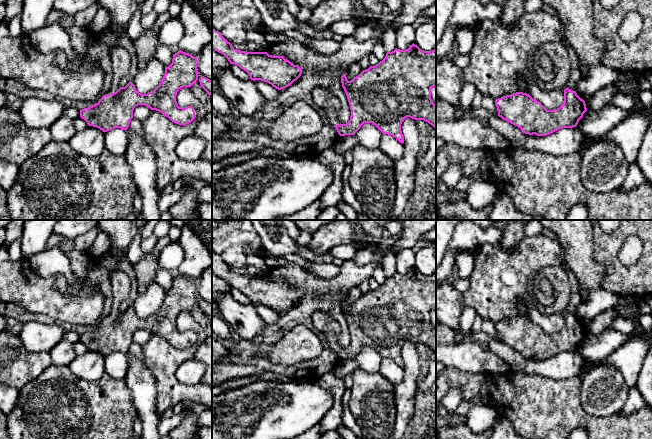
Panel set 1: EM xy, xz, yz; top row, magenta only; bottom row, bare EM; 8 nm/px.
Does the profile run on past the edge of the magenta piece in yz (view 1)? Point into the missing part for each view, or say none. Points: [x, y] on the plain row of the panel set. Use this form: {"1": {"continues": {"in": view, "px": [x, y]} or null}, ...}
{"1": {"continues": {"in": "yz", "px": [557, 276]}}}

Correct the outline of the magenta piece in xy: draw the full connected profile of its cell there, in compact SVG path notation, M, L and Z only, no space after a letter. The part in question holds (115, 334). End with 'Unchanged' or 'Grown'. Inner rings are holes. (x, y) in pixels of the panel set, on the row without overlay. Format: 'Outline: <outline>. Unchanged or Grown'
Outline: M119 270L113 271L111 273L111 285L113 296L112 316L103 319L96 328L80 334L80 341L89 350L97 351L103 356L110 355L114 352L127 354L133 342L133 334L138 329L145 329L151 334L159 335L172 346L179 349L189 348L195 343L194 332L192 330L179 331L176 325L176 319L181 312L191 311L198 304L197 281L181 274L173 278L172 287L168 291L165 291L165 298L161 306L153 315L147 318L139 317L131 305L125 311L119 309L121 303L129 299L131 291L130 279L124 272Z. Grown

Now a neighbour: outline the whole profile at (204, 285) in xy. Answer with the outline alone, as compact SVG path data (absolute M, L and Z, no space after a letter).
M212 266L207 268L197 281L197 295L212 304Z

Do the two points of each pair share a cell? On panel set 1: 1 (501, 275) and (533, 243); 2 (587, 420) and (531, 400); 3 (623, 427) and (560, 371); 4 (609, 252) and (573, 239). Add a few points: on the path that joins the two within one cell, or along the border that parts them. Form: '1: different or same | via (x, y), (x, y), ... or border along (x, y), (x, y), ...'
1: same | via (509, 267), (525, 251)
2: same | via (573, 416), (545, 409)
3: different | border along (578, 376), (562, 379), (545, 378)
4: different | border along (592, 230), (593, 258), (604, 266)

